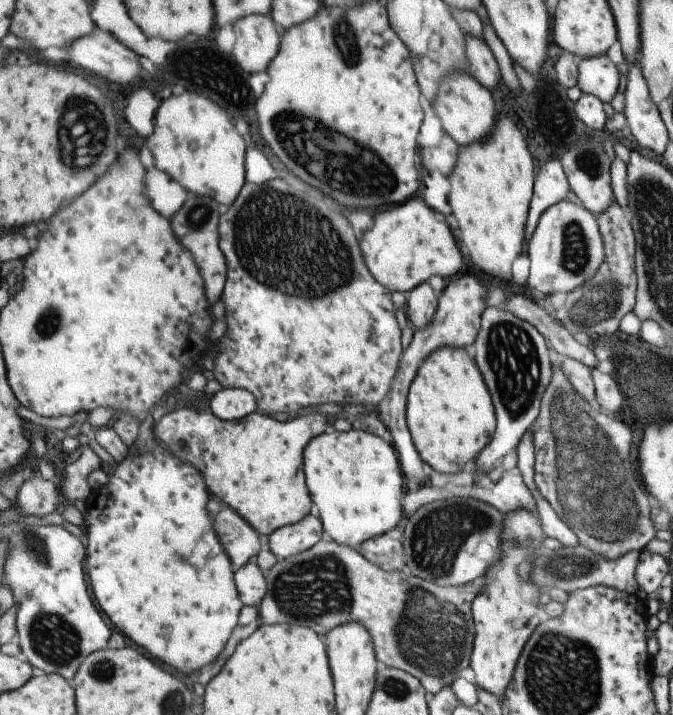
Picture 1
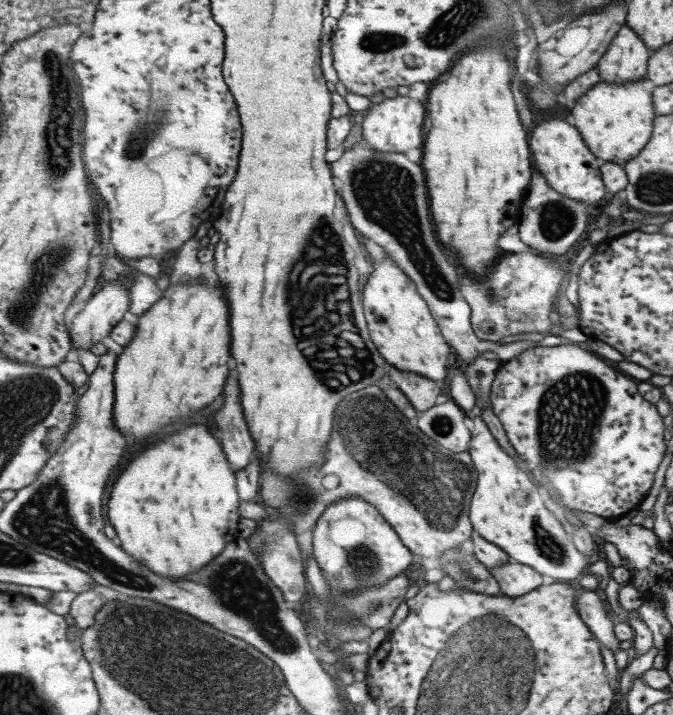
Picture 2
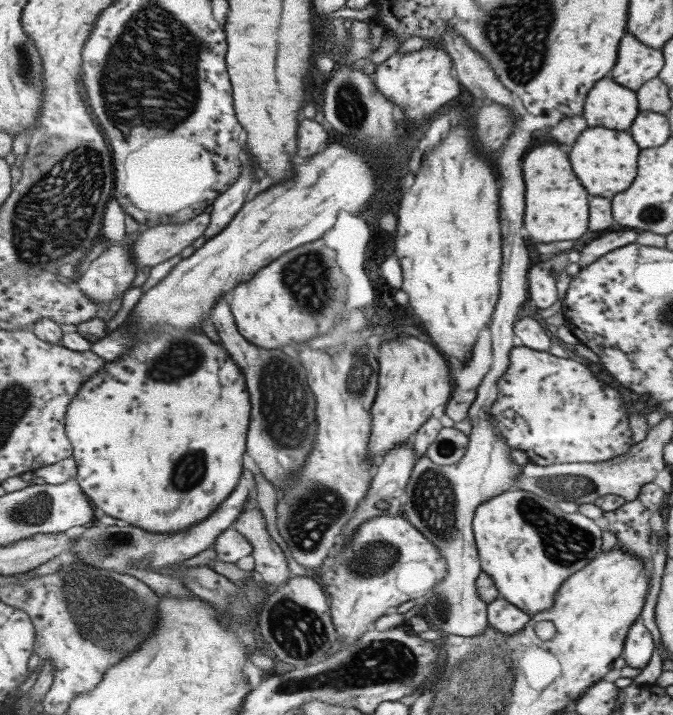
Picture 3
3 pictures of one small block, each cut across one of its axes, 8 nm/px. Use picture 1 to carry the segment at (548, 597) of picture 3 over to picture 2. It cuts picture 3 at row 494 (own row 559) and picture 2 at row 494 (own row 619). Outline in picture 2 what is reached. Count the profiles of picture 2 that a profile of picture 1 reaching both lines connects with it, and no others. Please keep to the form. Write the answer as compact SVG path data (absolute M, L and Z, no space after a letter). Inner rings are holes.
M482 416L471 417L470 422L472 442L469 453L479 471L470 514L474 530L505 550L512 561L531 566L545 576L576 583L586 573L592 559L577 548L575 538L569 537L561 520L543 504L527 471L521 470L519 464L501 449L496 435L489 430Z

